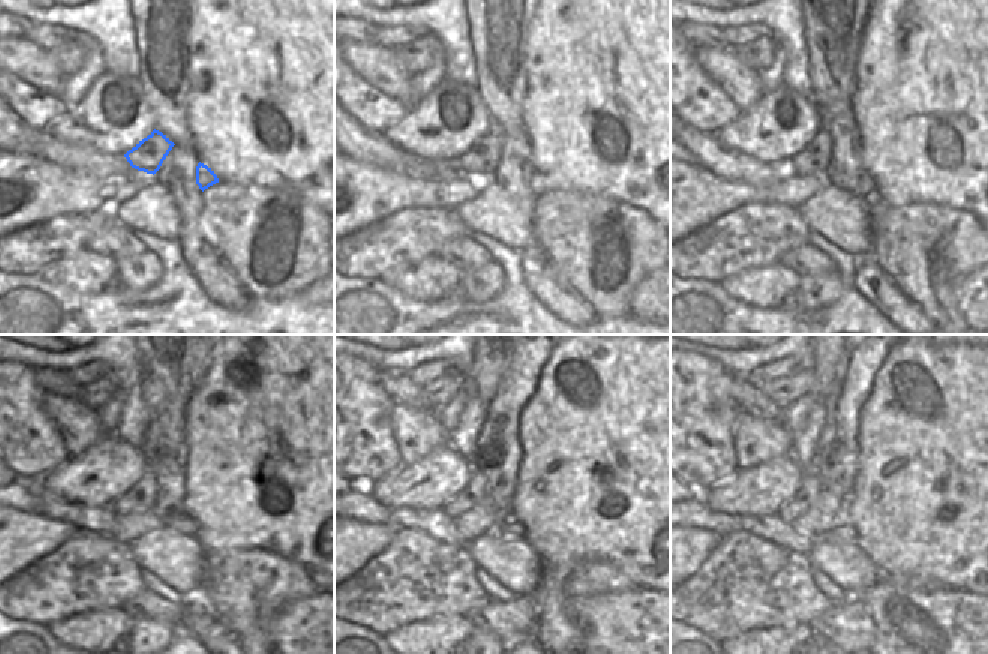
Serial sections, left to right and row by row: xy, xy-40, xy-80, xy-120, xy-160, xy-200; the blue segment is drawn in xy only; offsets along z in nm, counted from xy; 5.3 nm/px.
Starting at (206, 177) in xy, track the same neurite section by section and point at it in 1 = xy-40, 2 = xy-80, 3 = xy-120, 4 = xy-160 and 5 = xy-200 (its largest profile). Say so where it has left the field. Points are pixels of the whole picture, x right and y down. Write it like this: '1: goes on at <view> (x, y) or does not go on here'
1: goes on at xy-40 (538, 183)
2: goes on at xy-80 (864, 189)
3: goes on at xy-120 (180, 524)
4: goes on at xy-160 (508, 528)
5: goes on at xy-200 (841, 534)

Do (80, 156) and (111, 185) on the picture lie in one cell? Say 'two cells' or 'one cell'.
two cells

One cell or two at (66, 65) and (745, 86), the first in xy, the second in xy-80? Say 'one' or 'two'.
two

